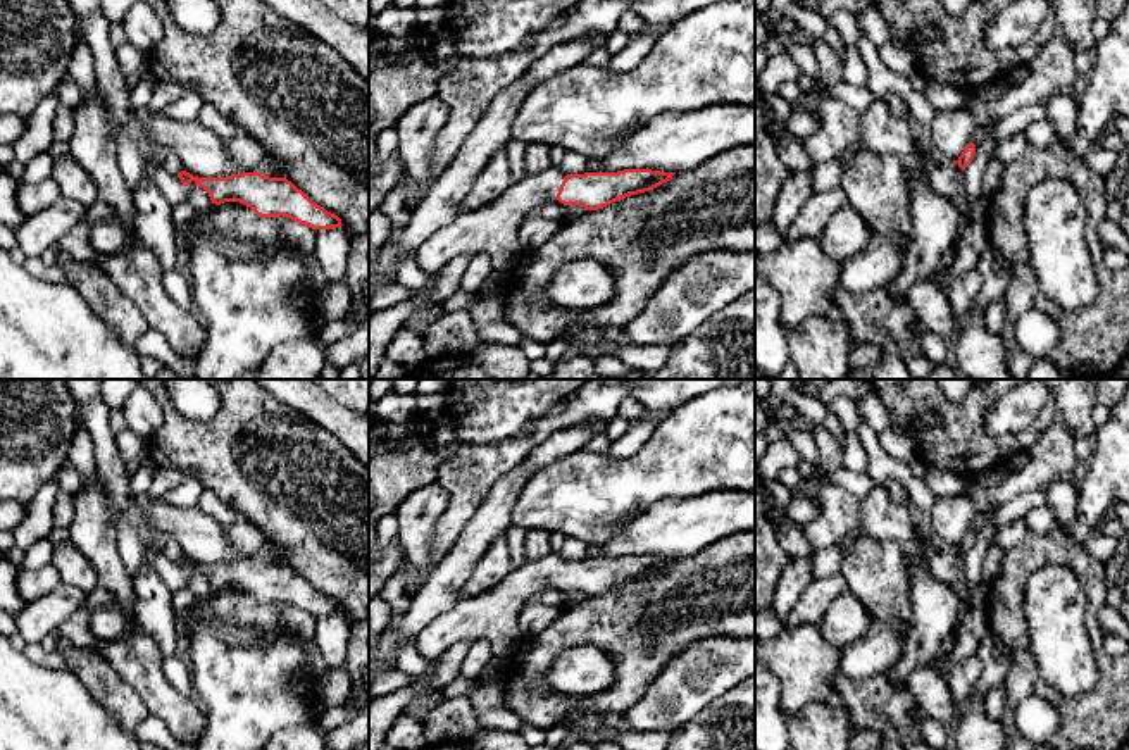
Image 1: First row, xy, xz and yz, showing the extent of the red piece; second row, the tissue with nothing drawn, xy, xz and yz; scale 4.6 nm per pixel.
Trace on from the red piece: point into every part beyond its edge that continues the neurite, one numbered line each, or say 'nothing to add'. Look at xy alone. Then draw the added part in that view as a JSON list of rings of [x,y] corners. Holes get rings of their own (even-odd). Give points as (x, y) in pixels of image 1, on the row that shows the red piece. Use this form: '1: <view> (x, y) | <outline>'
1: xy (171, 187) | [[[159,160],[155,164],[145,164],[141,181],[153,183],[172,207],[186,200],[188,190],[179,176],[167,172]]]

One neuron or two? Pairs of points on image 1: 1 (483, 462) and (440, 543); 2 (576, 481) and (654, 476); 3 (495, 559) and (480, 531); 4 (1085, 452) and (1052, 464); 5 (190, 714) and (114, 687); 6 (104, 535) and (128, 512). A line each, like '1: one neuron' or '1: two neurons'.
1: one neuron
2: one neuron
3: two neurons
4: two neurons
5: two neurons
6: two neurons

